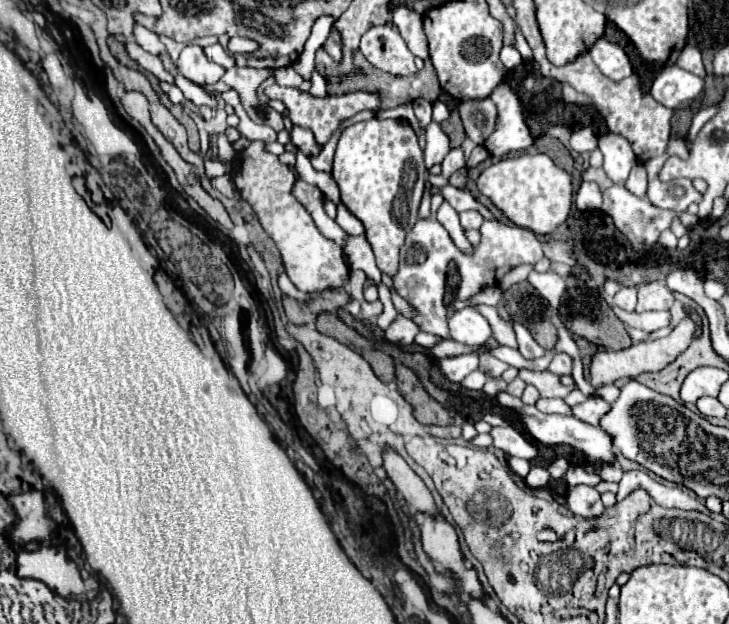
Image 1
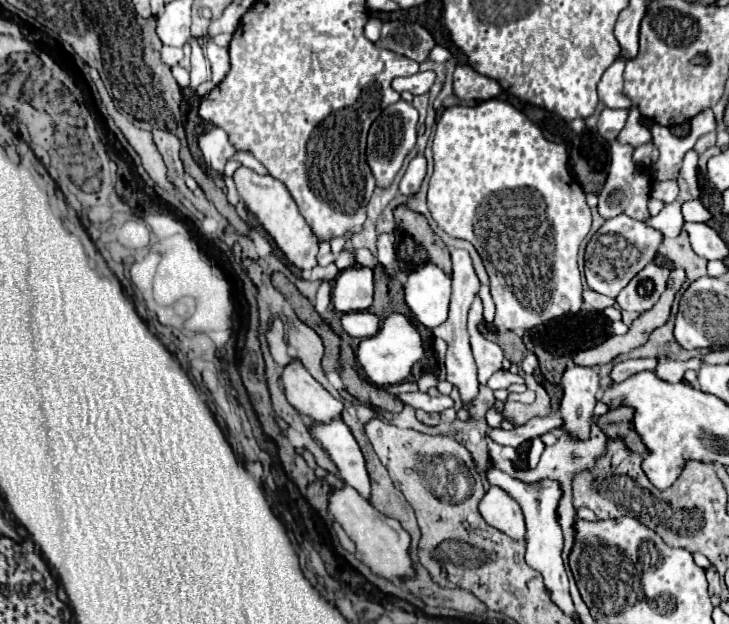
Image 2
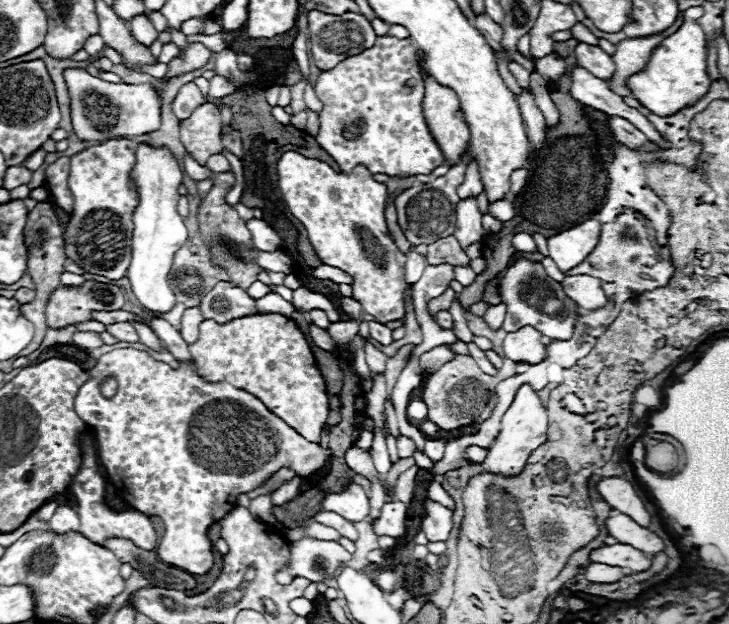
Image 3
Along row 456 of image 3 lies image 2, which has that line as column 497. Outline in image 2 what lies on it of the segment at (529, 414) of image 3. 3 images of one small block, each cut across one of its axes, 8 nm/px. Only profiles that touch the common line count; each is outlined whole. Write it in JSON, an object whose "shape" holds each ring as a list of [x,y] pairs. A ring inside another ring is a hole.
{"shape":[[[490,486],[490,490],[486,492],[486,496],[480,502],[480,514],[482,518],[502,530],[504,534],[508,534],[514,540],[524,540],[524,516],[522,516],[522,508],[520,504],[516,504],[516,500],[504,492],[498,486]]]}

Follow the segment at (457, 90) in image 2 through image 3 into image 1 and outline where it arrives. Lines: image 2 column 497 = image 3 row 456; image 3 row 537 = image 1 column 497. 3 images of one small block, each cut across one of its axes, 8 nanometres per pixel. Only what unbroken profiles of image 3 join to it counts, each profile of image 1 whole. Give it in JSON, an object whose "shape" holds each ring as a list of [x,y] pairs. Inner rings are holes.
{"shape":[[[508,82],[498,84],[490,98],[498,108],[498,118],[492,136],[488,136],[488,140],[484,142],[486,150],[492,156],[500,158],[512,150],[528,148],[532,144],[532,136],[524,122],[518,96],[512,92]]]}

